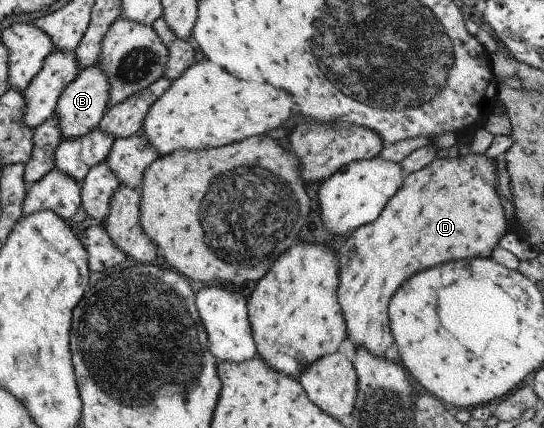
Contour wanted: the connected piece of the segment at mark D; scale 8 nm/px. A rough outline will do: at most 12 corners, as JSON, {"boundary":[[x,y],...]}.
{"boundary":[[494,161],[403,176],[338,247],[355,349],[383,356],[412,273],[488,258],[507,220]]}

